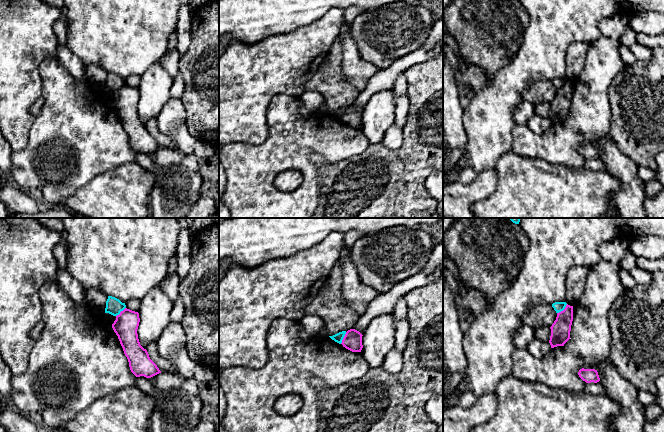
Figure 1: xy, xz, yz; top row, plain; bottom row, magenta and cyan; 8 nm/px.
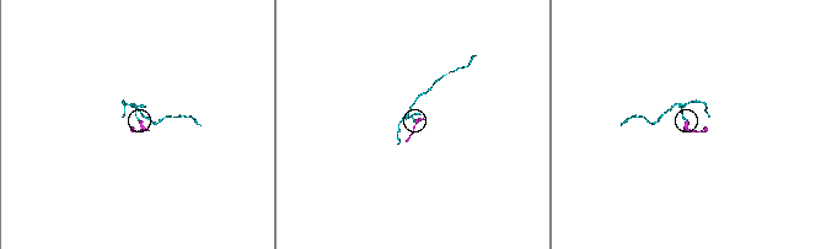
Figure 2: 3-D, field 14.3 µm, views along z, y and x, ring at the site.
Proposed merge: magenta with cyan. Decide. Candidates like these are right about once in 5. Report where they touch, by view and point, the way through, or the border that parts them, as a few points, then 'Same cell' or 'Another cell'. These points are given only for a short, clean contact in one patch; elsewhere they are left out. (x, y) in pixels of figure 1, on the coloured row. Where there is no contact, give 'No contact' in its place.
Touches magenta at yz (563, 310). Boundary: yz (567, 304), (557, 313). Another cell

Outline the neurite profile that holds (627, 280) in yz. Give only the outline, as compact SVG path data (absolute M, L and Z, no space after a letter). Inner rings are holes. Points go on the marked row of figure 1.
M622 268L619 271L619 277L620 277L620 280L621 280L622 284L623 284L623 286L626 289L630 289L630 288L633 288L633 287L638 285L638 283L631 276L630 272L626 271L626 270L622 269Z

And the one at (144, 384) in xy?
M136 377L135 385L144 393L152 395L154 389L153 383L146 377Z

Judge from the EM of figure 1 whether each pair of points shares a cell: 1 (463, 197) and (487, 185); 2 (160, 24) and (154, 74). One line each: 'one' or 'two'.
1: one
2: two

